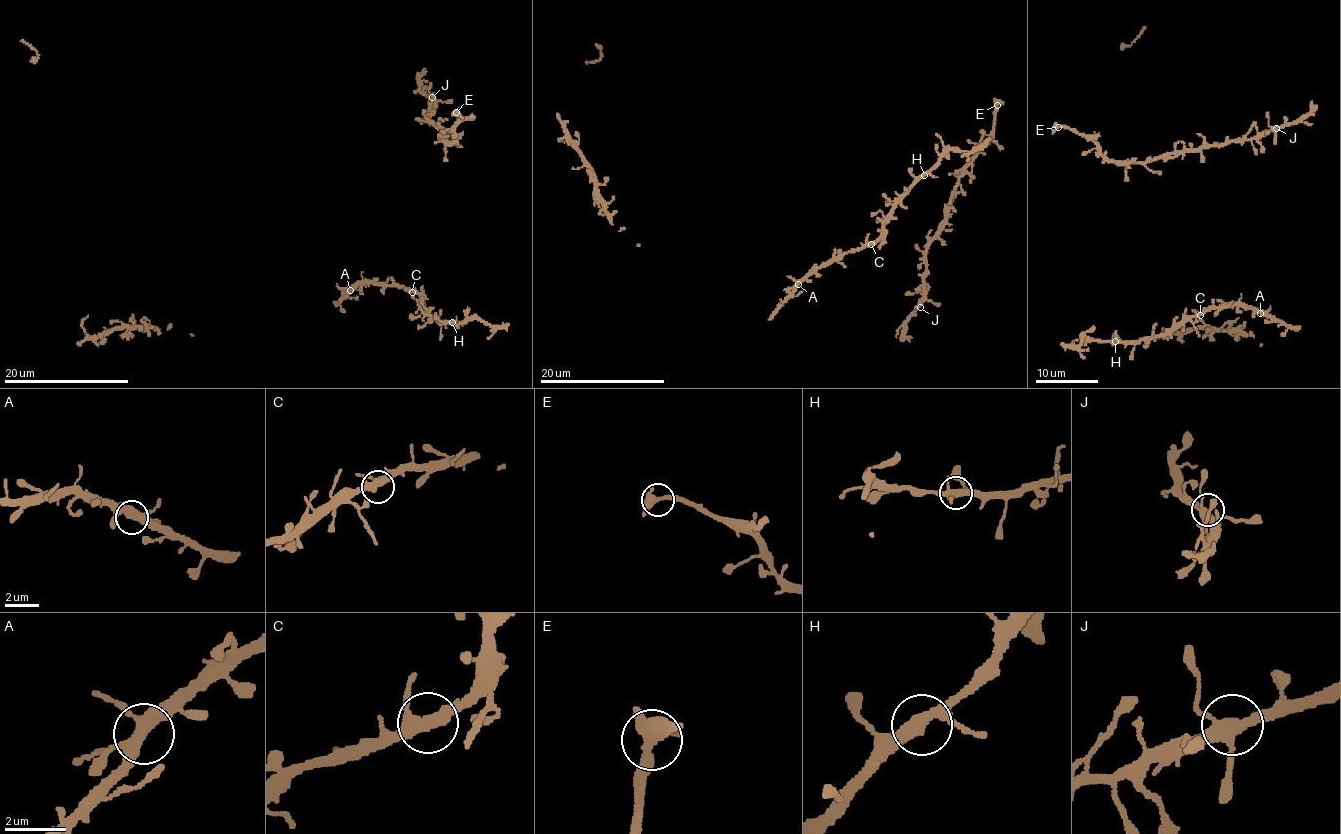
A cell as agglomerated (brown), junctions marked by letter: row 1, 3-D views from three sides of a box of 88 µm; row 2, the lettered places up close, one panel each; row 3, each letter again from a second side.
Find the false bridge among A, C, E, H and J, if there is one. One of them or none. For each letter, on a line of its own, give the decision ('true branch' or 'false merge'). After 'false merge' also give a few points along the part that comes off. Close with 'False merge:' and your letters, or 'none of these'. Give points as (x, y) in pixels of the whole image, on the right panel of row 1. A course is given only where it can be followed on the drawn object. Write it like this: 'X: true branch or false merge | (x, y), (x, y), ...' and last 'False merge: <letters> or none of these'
A: true branch
C: true branch
E: true branch
H: true branch
J: true branch
False merge: none of these

